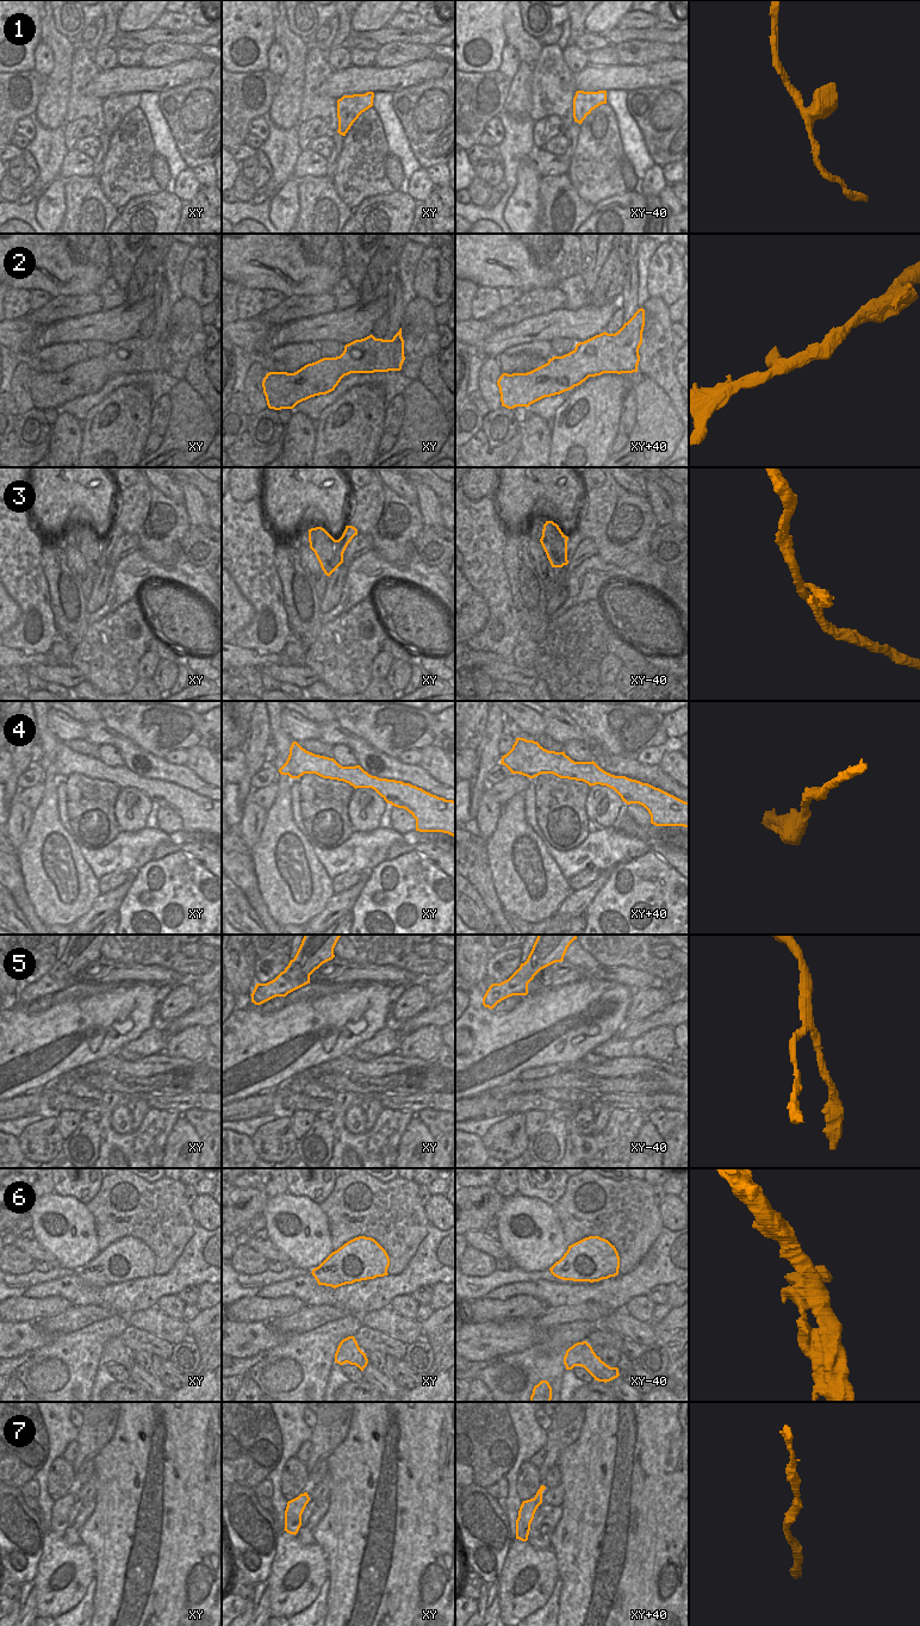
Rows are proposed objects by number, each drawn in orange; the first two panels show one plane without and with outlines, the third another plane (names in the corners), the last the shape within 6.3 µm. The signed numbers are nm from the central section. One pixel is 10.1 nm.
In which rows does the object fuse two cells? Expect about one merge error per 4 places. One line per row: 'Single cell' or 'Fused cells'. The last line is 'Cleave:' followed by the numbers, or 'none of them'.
1: Single cell
2: Single cell
3: Fused cells
4: Single cell
5: Single cell
6: Single cell
7: Single cell
Cleave: 3

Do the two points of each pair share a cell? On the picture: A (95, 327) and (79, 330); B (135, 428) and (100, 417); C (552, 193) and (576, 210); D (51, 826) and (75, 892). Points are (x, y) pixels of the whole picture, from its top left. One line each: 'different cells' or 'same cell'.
A: same cell
B: same cell
C: same cell
D: same cell

